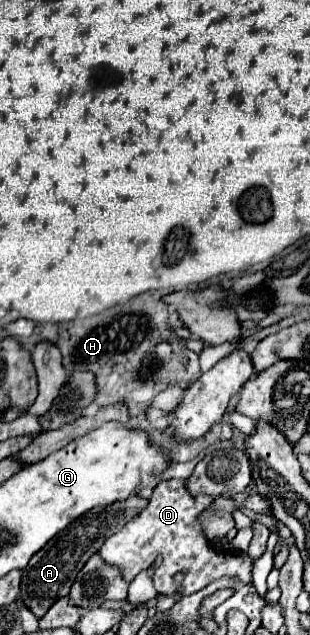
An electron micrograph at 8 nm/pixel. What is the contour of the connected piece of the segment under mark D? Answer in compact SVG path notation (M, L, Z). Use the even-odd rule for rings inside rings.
M161 480L149 504L139 512L137 518L129 520L125 528L109 536L99 554L107 564L113 564L121 570L127 582L133 580L135 574L149 568L157 556L163 558L161 566L155 570L153 582L159 594L173 594L175 590L183 590L183 594L193 594L205 588L209 582L221 576L237 576L241 582L251 582L251 558L239 558L229 552L215 552L209 546L209 540L203 536L197 516L211 504L211 496L191 496L185 490L185 480ZM185 570L185 580L181 584L173 584L173 574Z

